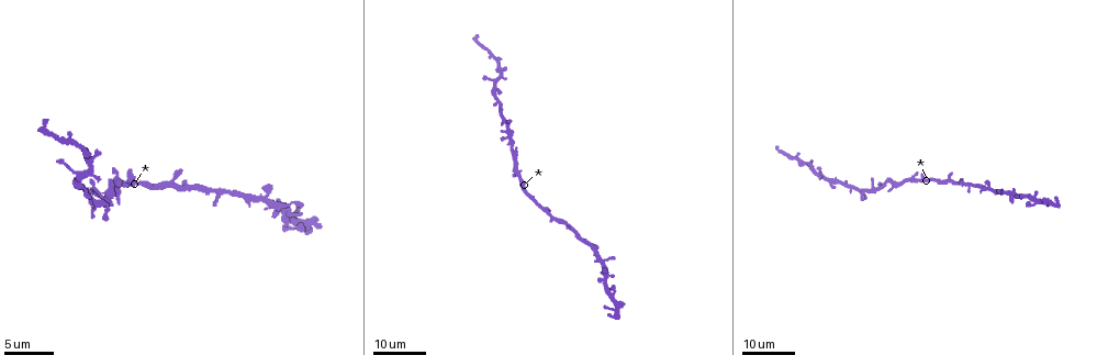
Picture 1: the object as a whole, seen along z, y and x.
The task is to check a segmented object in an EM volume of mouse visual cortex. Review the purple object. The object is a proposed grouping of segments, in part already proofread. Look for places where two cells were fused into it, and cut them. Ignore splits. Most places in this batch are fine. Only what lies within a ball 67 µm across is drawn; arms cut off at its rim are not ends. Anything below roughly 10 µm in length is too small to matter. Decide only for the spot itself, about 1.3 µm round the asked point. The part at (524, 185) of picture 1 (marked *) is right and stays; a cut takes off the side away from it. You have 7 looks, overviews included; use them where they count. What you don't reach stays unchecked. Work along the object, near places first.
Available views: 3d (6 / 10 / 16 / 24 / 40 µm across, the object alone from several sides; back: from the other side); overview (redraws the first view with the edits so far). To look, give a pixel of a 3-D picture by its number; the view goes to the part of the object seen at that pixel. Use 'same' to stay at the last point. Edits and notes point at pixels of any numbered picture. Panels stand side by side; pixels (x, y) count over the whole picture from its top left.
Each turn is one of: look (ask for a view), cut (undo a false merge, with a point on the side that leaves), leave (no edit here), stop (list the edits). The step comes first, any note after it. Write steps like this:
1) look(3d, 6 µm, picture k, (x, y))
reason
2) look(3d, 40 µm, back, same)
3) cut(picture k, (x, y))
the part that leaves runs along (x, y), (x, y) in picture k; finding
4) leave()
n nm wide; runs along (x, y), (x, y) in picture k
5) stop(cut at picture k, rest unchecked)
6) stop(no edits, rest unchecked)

look(3d, 24 µm, picture 1, (890, 180))
sudden change in width

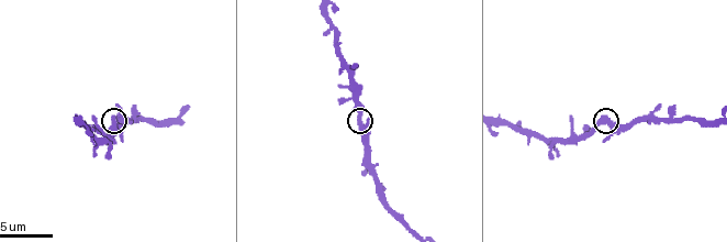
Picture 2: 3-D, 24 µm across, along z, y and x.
look(3d, 6 µm, picture 2, (362, 121))

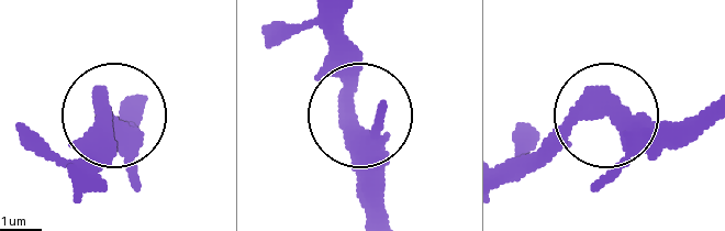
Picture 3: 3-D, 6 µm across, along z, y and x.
leave()
runs along (378, 213), (365, 182), (344, 13) in picture 3; one cell here

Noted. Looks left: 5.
look(3d, 16 µm, picture 1, (494, 86))
side arm on a straight run

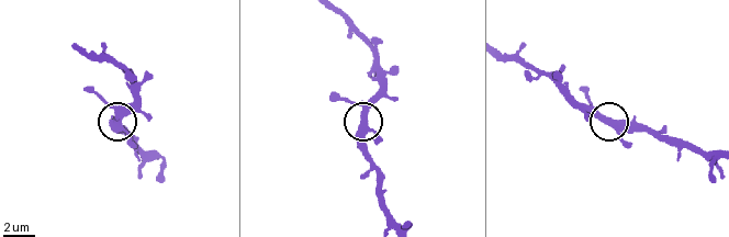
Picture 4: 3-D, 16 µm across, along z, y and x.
look(3d, 6 µm, picture 4, (363, 117))
zoom in

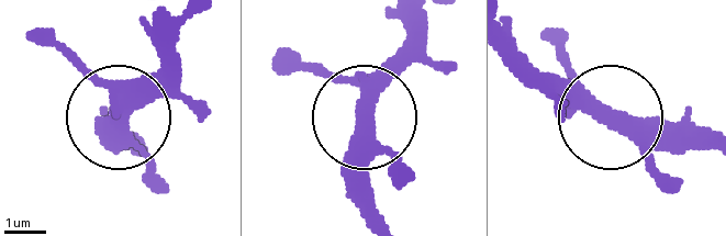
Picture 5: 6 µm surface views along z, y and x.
leave()
runs along (712, 144), (606, 123), (526, 60) in picture 5; one cell here

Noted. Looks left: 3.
look(3d, 16 µm, picture 1, (596, 249))
side arm on a straight run

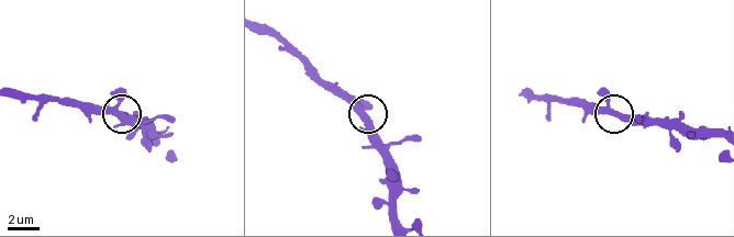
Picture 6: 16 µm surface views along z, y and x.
look(3d, 10 µm, picture 6, (617, 113))
zoom in

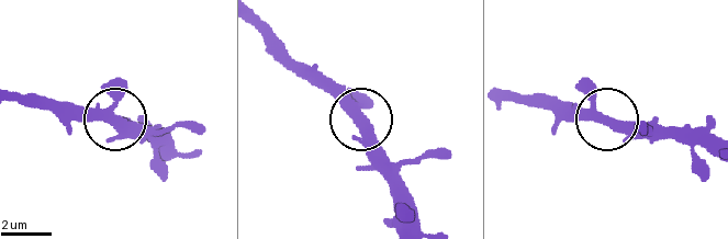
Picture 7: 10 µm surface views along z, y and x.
leave()
330 nm wide; runs along (11, 92), (160, 126) in picture 7; continuous, no second cell

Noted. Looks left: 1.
stop(no edits, rest unchecked)

